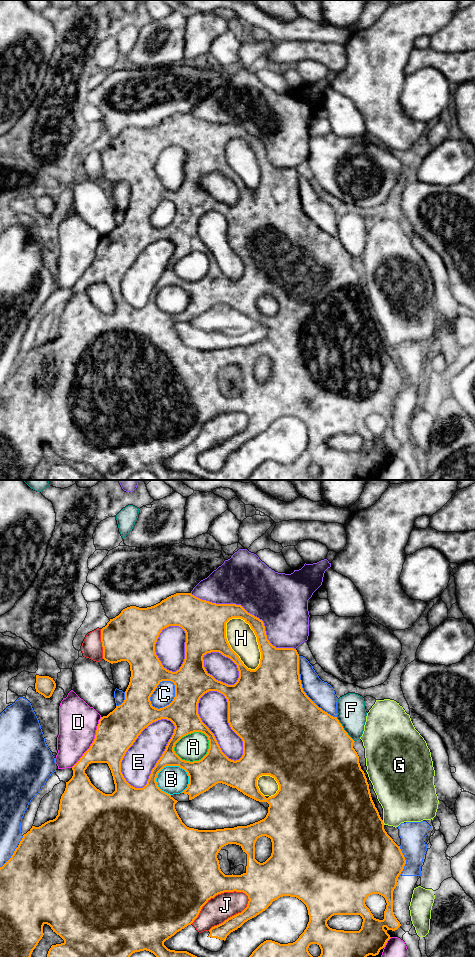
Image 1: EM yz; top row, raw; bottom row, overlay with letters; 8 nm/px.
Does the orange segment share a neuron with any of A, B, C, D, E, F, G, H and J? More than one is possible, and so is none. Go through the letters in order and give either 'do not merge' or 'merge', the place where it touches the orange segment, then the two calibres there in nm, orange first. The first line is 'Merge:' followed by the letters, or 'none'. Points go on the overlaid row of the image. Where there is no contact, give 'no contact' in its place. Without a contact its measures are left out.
Merge: none
A: do not merge; meets orange in yz at (189, 733); 240 nm thick on the orange side, 220 nm on the other
B: do not merge; meets orange in yz at (177, 765); 240 nm thick on the orange side, 220 nm on the other
C: do not merge; meets orange in yz at (155, 688); 280 nm thick on the orange side, 160 nm on the other
D: do not merge; meets orange in yz at (93, 742); 320 nm thick on the orange side, 320 nm on the other
E: do not merge; meets orange in yz at (159, 759); 130 nm thick on the orange side, 260 nm on the other
F: do not merge; meets orange in yz at (343, 729); 500 nm thick on the orange side, 220 nm on the other
G: do not merge; meets orange in yz at (382, 822); 500 nm thick on the orange side, 360 nm on the other
H: do not merge; meets orange in yz at (229, 646); 340 nm thick on the orange side, 220 nm on the other
J: do not merge; meets orange in yz at (217, 894); 460 nm thick on the orange side, 200 nm on the other

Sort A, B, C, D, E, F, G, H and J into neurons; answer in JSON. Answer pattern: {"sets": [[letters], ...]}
{"sets": [["A", "B", "E", "H"], ["C"], ["D"], ["F", "G"], ["J"]]}

